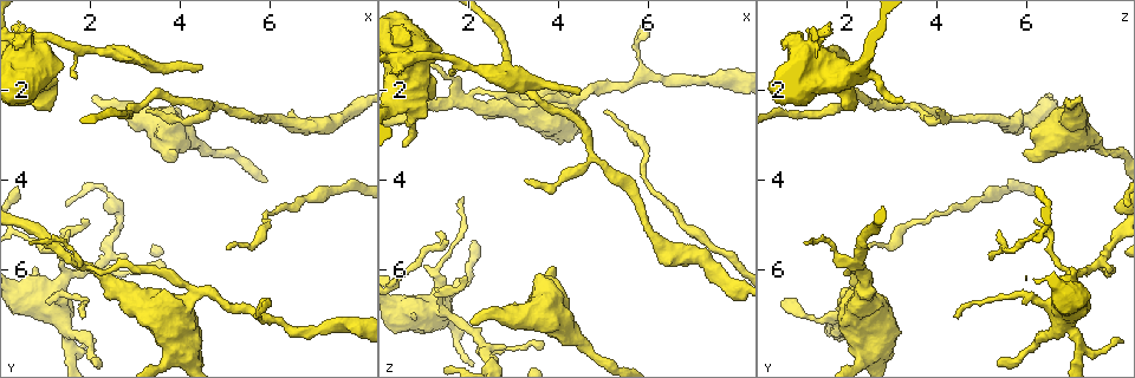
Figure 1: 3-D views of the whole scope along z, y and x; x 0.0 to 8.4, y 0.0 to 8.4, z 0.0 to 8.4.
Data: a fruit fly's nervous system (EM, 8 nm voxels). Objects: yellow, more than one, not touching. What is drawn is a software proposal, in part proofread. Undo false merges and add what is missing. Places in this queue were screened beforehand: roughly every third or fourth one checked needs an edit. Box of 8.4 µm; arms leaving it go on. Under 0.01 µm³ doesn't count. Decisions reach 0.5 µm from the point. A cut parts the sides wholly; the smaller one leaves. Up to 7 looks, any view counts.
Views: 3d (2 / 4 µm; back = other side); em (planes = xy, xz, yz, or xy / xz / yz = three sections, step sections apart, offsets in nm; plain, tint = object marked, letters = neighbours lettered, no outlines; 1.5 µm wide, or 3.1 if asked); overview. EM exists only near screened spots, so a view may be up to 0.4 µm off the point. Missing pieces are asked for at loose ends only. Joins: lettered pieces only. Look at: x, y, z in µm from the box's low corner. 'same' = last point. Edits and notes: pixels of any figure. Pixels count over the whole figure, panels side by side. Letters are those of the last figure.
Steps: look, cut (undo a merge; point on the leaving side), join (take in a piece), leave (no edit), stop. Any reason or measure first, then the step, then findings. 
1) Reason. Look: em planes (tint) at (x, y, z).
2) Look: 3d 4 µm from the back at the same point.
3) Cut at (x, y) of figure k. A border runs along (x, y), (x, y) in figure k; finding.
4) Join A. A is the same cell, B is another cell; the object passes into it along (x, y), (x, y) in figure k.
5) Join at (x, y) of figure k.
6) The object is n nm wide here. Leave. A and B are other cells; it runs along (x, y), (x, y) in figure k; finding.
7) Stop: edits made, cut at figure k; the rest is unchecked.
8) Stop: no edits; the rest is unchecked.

An open end. Look: em 3.1 µm yz step 8 (letters) at (2.15, 2.10, 7.20).

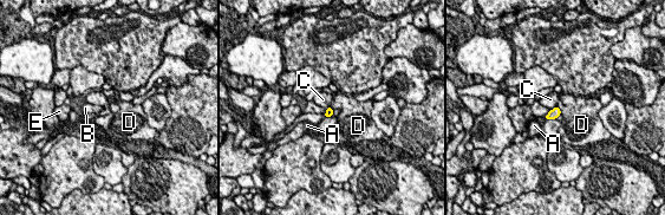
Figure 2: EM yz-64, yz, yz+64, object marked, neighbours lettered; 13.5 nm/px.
Leave. A, B, C, D and E are other cells; none of them fits.

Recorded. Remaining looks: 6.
Abrupt turn. Look: em planes (tint) at (2.25, 5.80, 7.60).

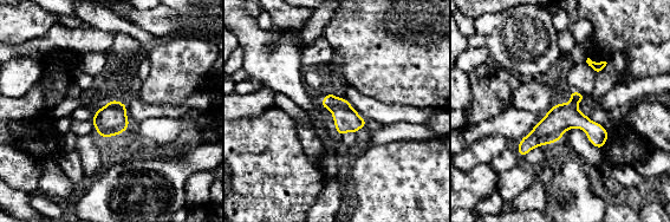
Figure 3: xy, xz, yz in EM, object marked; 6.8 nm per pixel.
Look: em planes (letters) at the same point.

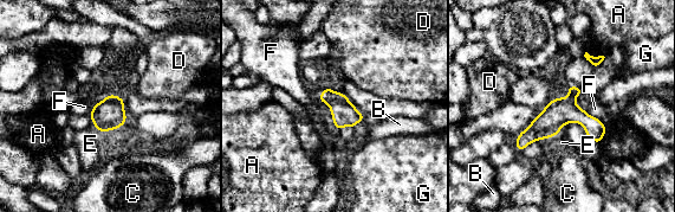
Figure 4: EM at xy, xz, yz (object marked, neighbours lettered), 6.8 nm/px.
The longest contact is with F, 220 nm. Leave. A, B, C, D, E, F and G are other cells; it runs along (602, 128), (555, 116), (518, 143) in figure 4; continuous, no second neuron.

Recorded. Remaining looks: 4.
Sharp bend. Look: 3d 2 µm at (1.85, 5.95, 2.30).

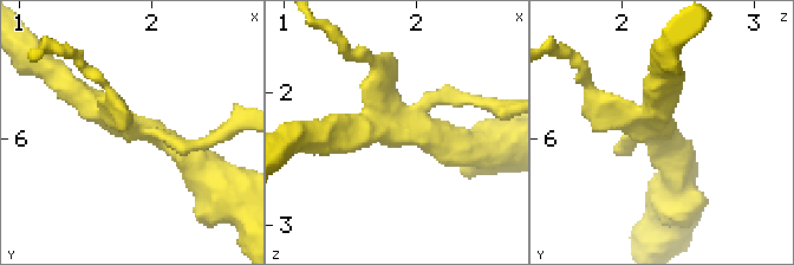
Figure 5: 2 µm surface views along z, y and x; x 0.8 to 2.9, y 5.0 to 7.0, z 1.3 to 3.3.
Look: em planes (letters) at (1.80, 5.86, 2.28).

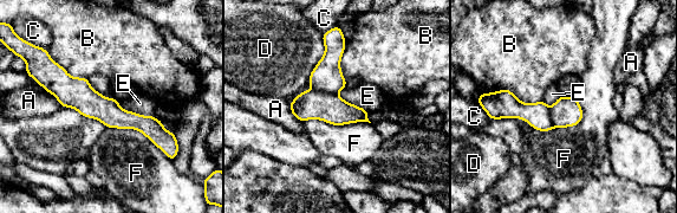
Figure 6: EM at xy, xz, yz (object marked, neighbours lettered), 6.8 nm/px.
Cut at (326, 76) of figure 6. A, B, C, D, E and F are other cells; a border runs along (317, 90), (336, 94) in figure 6; two neurons meet here.

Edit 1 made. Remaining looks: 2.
Stop: edits made, cut at figure 6; the rest is unchecked.

